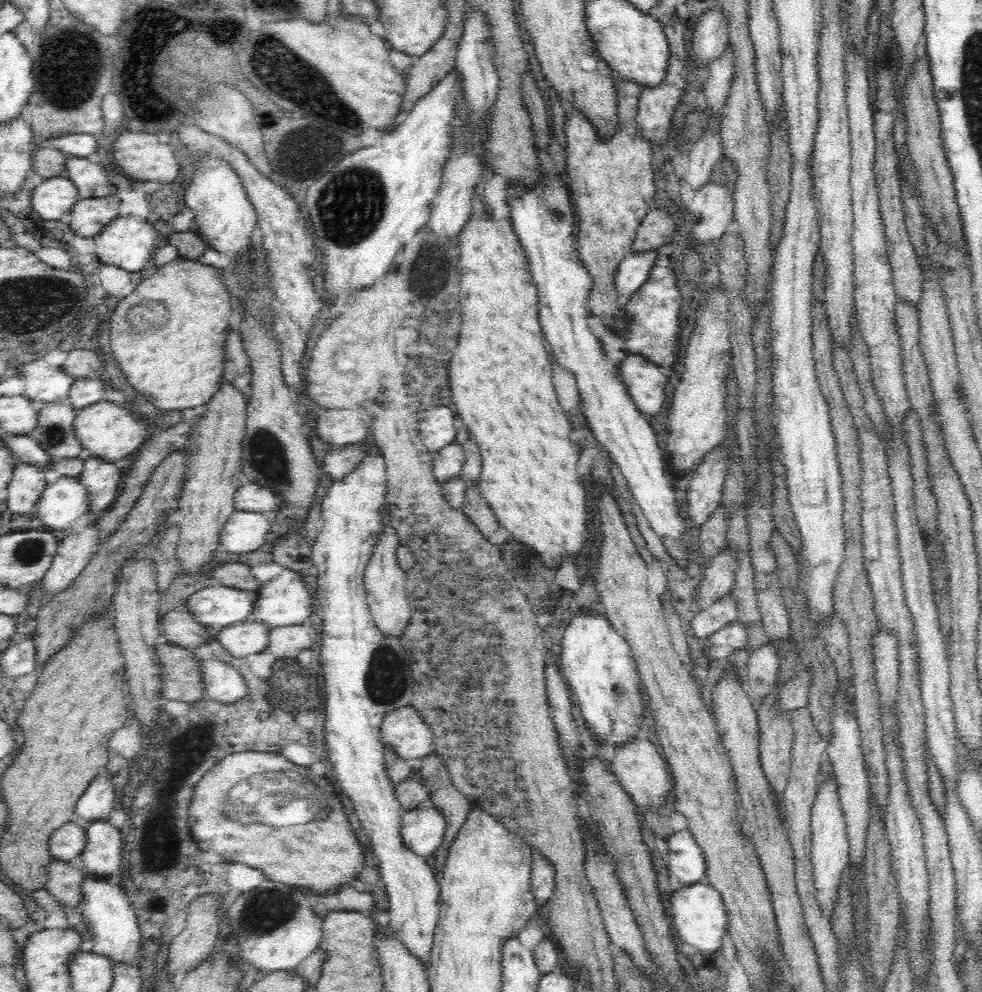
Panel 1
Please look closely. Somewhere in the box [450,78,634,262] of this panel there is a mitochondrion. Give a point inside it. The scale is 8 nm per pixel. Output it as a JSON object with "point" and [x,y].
{"point":[558,211]}

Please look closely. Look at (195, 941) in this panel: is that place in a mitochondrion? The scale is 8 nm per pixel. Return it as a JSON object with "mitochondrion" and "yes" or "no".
{"mitochondrion":"no"}

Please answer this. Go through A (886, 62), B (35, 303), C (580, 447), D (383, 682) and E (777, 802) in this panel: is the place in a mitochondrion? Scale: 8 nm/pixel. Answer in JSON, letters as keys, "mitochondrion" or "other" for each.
{"A":"mitochondrion","B":"mitochondrion","C":"other","D":"mitochondrion","E":"other"}

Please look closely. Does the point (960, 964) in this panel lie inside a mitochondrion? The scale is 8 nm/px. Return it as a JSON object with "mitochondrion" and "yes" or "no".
{"mitochondrion":"no"}

